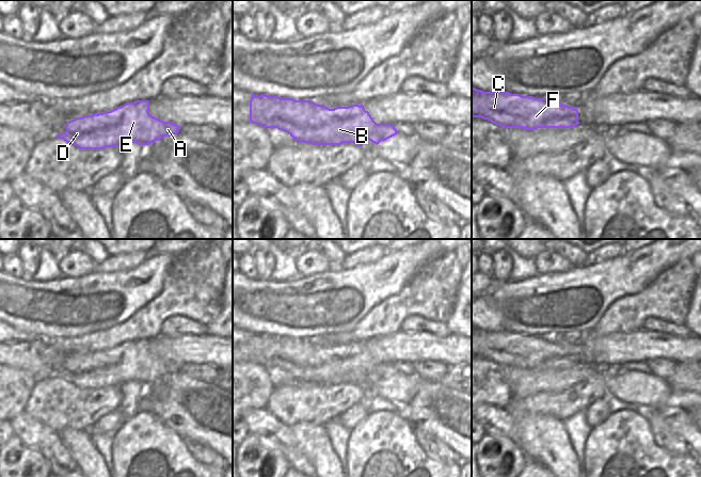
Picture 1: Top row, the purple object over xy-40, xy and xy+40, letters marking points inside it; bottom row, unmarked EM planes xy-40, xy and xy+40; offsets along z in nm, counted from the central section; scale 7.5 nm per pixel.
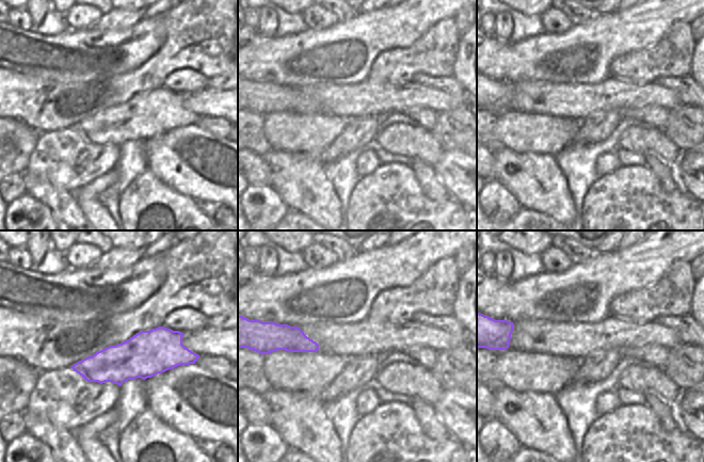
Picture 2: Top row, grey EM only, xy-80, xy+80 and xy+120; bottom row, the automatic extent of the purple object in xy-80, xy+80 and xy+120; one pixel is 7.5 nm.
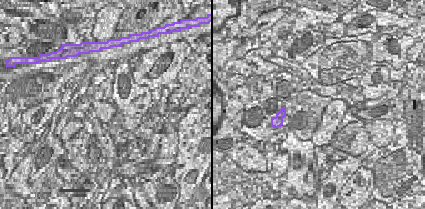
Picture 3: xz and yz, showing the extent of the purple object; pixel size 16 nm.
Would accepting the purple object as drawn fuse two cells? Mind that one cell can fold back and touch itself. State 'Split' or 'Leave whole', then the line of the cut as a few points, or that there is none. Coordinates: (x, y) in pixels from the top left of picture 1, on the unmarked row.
Leave whole. No split

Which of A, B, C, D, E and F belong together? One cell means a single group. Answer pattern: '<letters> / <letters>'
A B C D E F

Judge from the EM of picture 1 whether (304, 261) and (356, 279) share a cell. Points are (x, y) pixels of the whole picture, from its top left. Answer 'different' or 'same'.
different

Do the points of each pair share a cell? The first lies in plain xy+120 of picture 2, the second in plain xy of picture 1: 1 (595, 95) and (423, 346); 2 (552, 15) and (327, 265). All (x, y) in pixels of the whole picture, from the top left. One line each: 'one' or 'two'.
1: one
2: one

